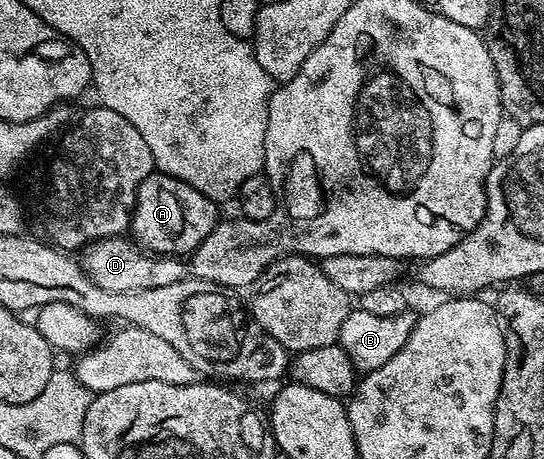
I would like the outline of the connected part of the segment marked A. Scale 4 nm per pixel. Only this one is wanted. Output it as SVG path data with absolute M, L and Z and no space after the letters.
M154 171L137 189L137 202L133 205L133 220L131 222L131 237L140 248L162 255L189 255L194 249L211 235L211 231L219 220L218 202L212 201L207 195L195 191L187 183L183 183L174 177L168 177L166 173Z

